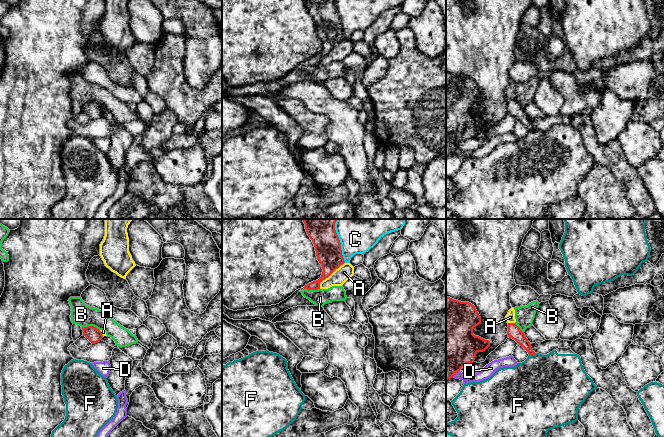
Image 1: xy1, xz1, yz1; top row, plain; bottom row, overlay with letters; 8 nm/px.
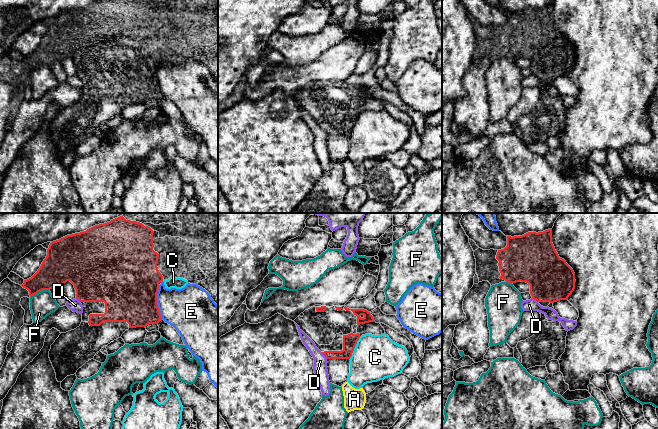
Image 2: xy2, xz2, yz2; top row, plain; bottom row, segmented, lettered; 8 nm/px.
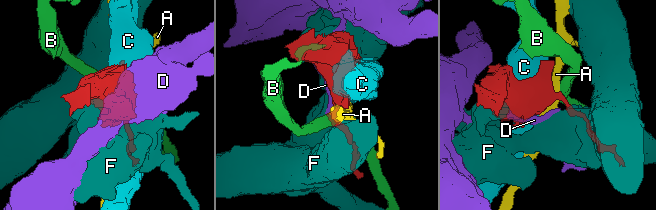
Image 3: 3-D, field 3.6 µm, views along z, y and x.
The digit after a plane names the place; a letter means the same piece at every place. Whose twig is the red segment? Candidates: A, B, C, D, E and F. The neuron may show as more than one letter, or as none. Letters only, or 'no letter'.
no letter

